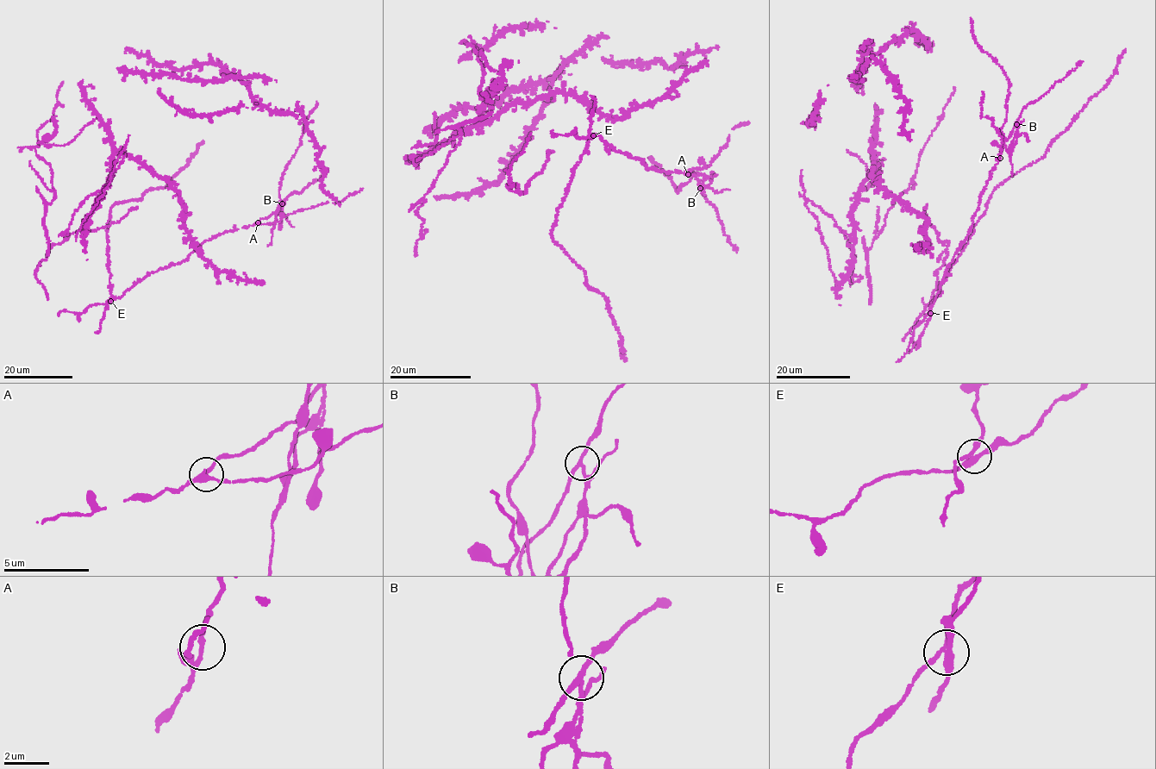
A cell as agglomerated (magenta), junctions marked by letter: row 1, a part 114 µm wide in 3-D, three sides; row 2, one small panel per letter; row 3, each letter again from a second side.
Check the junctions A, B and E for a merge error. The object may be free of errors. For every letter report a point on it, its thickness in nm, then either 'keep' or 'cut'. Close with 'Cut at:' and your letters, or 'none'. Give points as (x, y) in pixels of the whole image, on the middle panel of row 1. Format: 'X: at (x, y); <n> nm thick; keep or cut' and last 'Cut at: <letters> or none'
A: at (688, 174); 150 nm thick; keep
B: at (700, 188); 190 nm thick; cut
E: at (593, 135); 280 nm thick; keep
Cut at: B

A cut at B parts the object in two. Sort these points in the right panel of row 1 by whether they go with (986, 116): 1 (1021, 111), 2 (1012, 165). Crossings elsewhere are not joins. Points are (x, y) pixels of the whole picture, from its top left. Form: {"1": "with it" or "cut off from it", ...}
{"1": "with it", "2": "cut off from it"}

